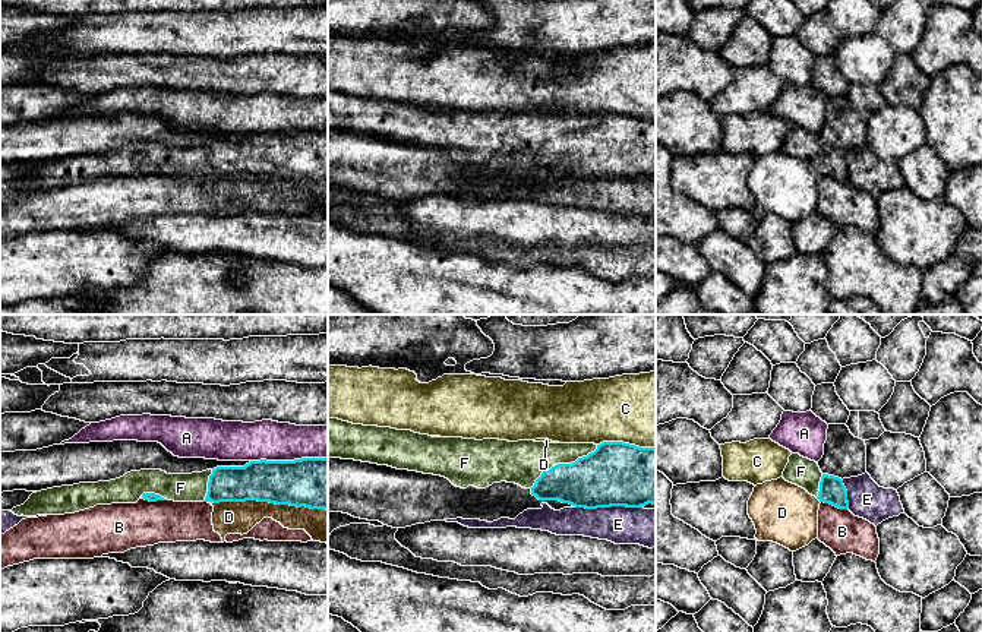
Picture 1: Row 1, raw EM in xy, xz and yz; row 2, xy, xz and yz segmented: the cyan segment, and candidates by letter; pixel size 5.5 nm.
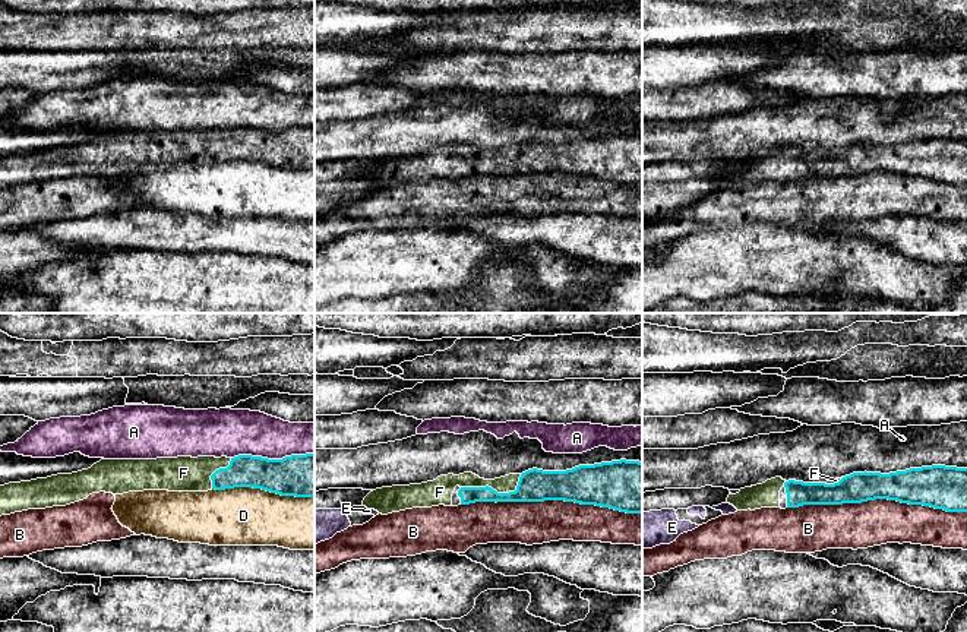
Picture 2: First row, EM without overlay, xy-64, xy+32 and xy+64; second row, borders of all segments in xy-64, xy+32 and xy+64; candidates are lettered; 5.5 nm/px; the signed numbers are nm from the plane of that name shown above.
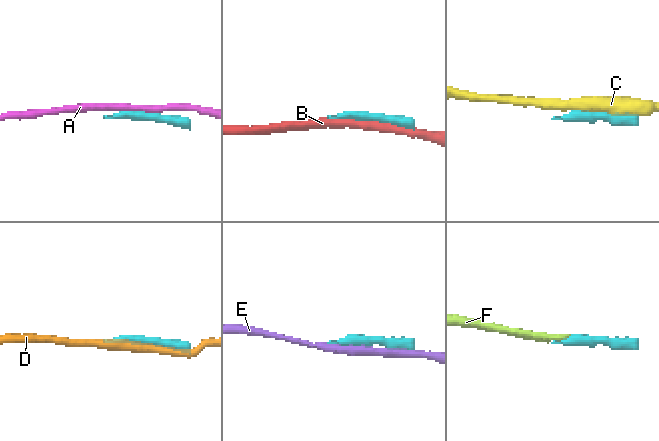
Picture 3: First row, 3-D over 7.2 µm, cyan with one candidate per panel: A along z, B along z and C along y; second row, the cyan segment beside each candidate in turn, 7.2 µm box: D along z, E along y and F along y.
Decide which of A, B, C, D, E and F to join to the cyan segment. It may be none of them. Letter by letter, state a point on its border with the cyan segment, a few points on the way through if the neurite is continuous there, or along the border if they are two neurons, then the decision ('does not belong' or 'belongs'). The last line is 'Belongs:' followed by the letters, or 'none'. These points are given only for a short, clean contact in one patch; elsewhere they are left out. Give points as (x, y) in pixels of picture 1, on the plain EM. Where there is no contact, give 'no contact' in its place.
A: contact xy (289, 133); does not belong
B: contact yz (834, 177); does not belong
C: contact xz (627, 116); does not belong
D: contact xy (268, 173); does not belong
E: contact xz (608, 179); does not belong
F: contact xz (562, 136); belongs
Belongs: F

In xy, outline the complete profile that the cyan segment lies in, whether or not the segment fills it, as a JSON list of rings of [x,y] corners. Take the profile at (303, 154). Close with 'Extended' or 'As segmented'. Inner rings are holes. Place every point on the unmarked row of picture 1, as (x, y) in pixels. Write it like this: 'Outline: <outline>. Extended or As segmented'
Outline: [[[301,130],[294,133],[250,133],[244,139],[217,139],[202,145],[192,146],[167,146],[161,142],[130,143],[120,151],[98,155],[79,155],[73,158],[53,159],[32,165],[29,171],[13,180],[10,184],[20,189],[37,187],[64,187],[94,180],[97,177],[111,176],[136,176],[140,170],[149,174],[174,173],[174,174],[269,174],[275,177],[306,178],[310,181],[328,183],[328,130]]]. Extended

